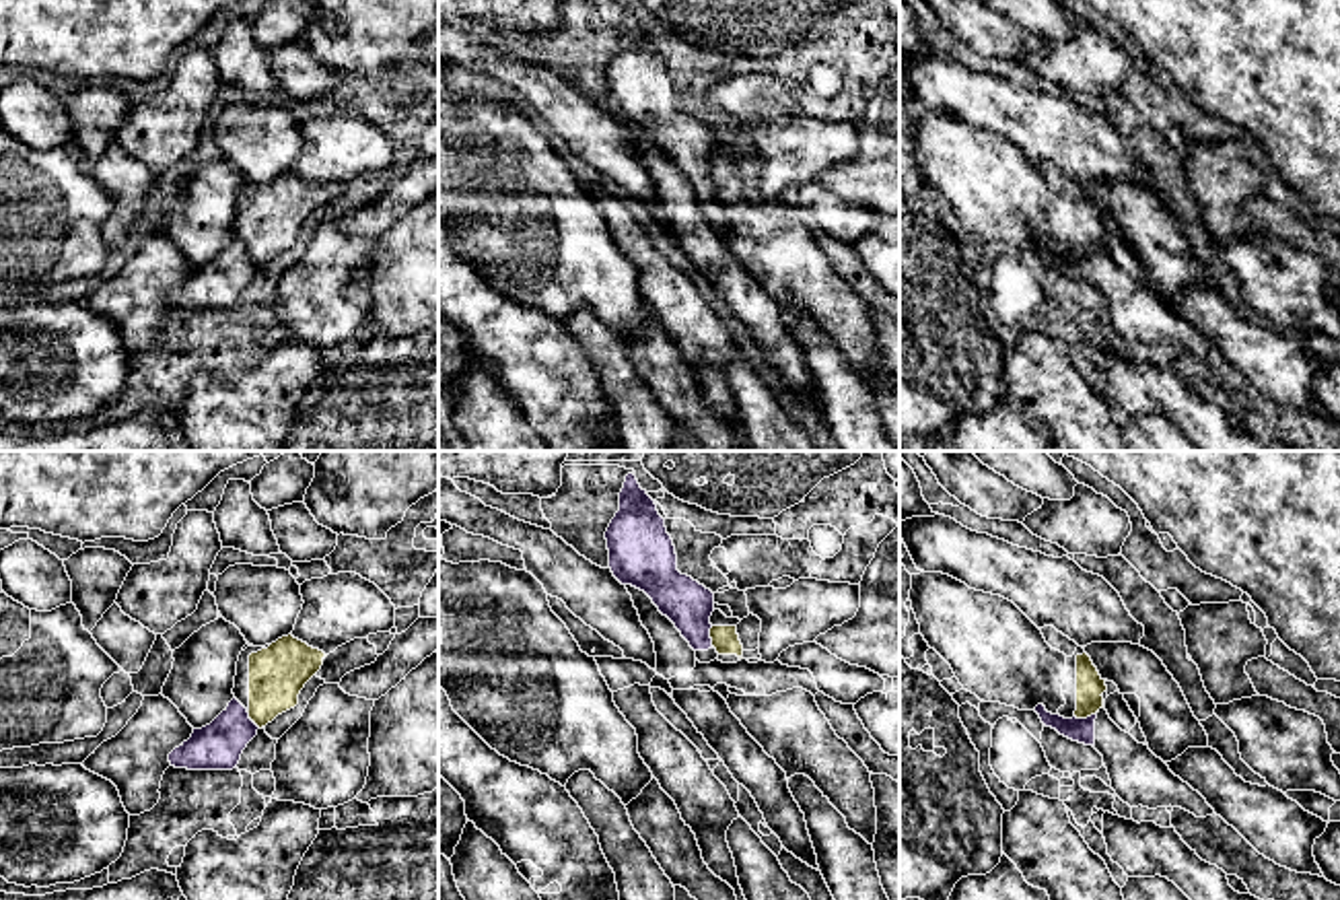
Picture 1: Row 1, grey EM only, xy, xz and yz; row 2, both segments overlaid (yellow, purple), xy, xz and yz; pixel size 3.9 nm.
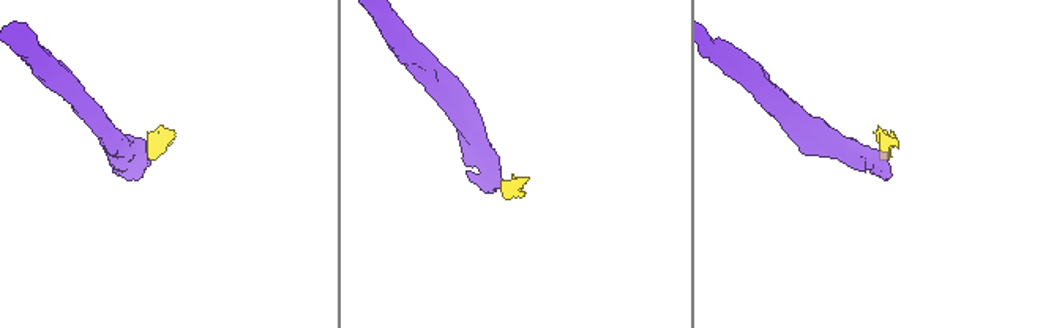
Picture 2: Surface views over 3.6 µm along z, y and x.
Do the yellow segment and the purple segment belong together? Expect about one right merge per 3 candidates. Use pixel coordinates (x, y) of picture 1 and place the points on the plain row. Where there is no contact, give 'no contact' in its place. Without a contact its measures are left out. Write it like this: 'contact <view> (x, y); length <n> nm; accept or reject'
contact yz (1085, 256); length 90 nm; reject

